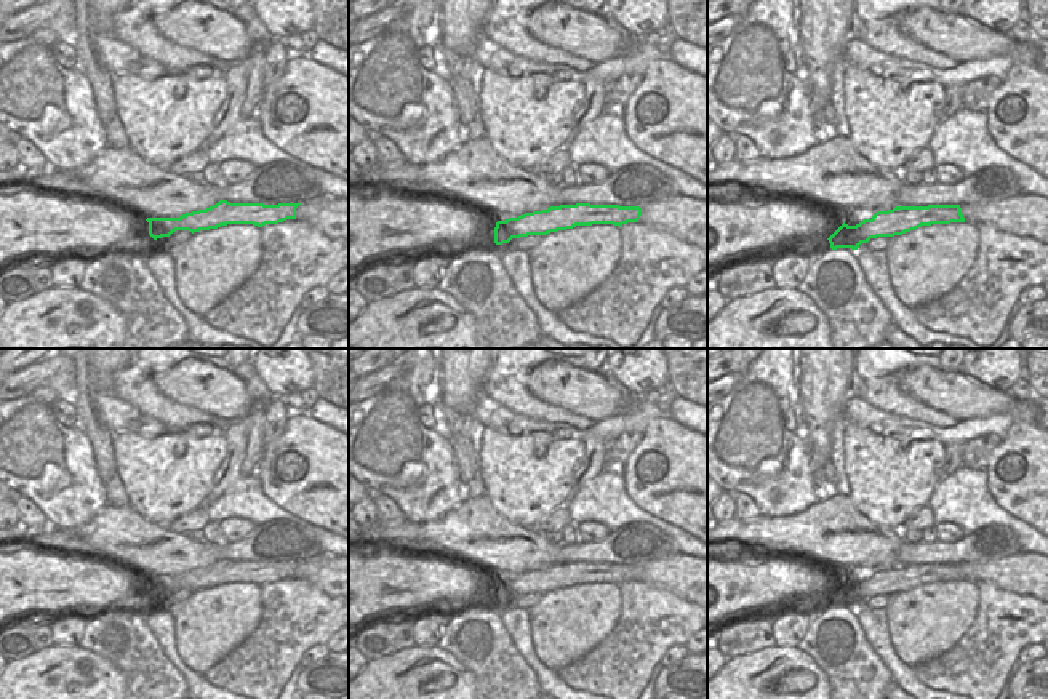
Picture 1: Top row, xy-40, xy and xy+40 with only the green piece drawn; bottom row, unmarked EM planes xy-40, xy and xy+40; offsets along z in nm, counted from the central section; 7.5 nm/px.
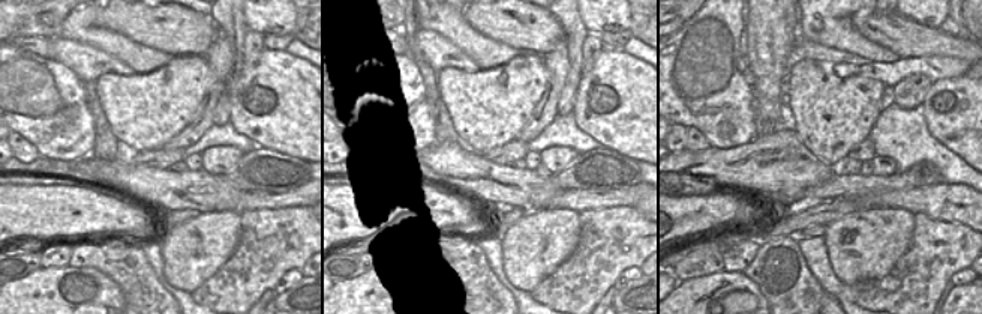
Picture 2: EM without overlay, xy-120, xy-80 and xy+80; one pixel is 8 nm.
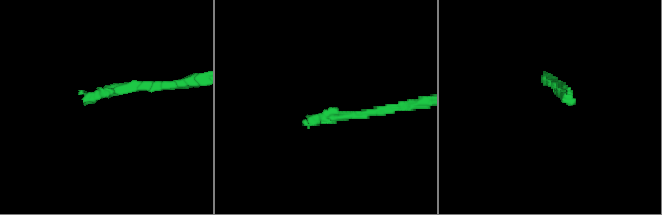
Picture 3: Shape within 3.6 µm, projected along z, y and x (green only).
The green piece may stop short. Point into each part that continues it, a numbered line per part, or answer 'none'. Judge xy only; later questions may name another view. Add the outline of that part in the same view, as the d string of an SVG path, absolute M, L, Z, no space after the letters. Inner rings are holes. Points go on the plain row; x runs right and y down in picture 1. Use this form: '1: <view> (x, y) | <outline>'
none

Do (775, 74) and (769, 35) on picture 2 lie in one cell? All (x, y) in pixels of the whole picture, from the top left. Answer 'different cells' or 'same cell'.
same cell

